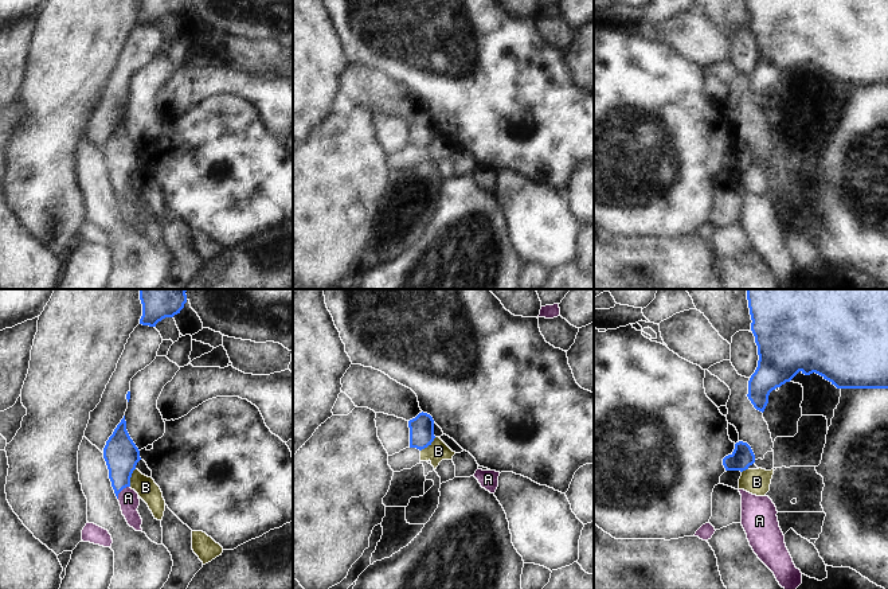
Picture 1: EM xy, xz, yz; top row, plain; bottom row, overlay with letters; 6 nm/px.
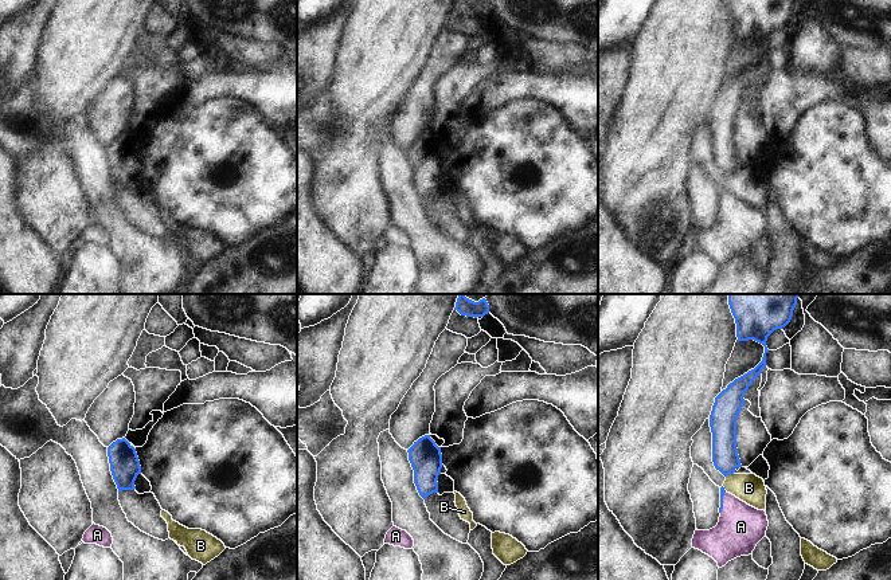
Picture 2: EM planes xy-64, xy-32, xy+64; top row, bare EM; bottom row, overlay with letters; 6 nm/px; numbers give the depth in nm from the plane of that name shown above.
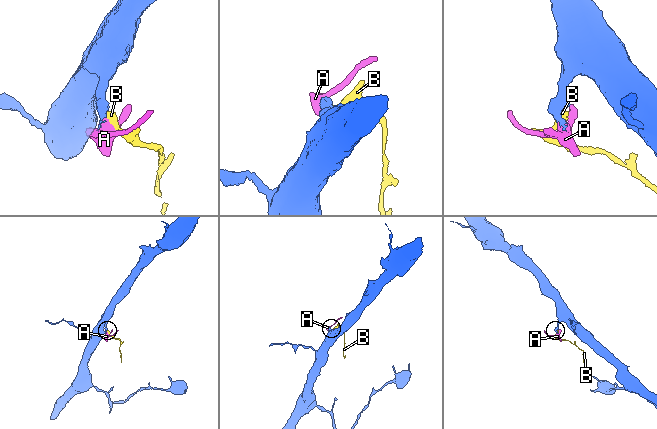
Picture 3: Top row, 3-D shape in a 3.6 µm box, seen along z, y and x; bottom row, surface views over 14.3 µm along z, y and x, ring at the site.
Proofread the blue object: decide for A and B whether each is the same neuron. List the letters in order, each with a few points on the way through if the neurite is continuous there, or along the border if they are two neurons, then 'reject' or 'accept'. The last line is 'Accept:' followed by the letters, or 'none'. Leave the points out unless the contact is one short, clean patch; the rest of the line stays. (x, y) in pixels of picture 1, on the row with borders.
A: way xy (121, 455), (121, 490), (128, 498); accept
B: border xy (135, 468), (129, 486); reject
Accept: A

